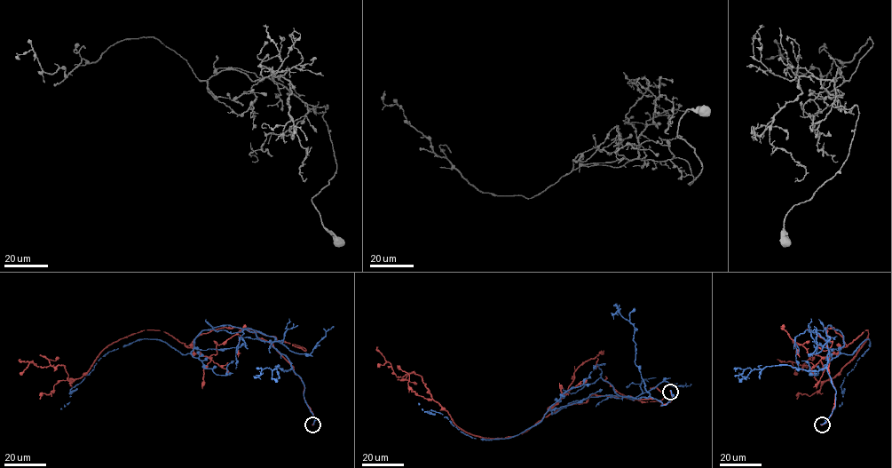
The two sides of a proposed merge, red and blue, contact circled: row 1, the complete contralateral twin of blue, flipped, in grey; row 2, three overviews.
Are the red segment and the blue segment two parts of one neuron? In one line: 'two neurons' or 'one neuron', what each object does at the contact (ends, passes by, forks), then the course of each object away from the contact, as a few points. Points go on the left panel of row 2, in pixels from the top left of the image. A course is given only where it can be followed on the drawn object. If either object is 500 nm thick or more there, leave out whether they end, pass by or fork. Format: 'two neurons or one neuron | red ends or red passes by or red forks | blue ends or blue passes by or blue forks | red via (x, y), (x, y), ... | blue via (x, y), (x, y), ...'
two neurons | red ends | blue ends | red via (313, 424), (274, 337), (248, 329), (186, 345), (143, 330), (73, 382), (62, 365), (19, 359) | blue via (313, 424), (304, 385), (275, 338), (228, 325), (203, 330), (185, 354), (157, 339), (114, 349), (61, 409)

